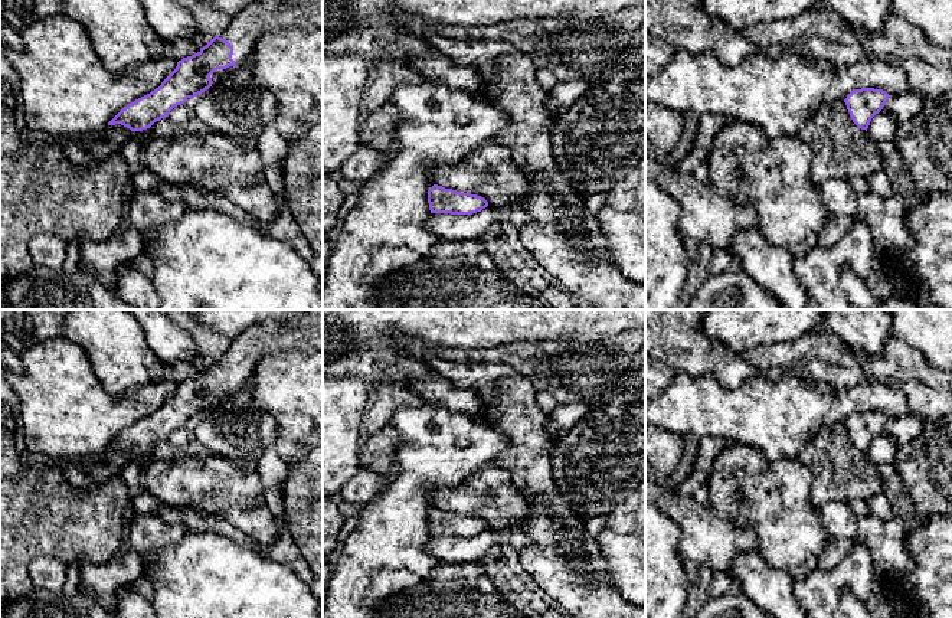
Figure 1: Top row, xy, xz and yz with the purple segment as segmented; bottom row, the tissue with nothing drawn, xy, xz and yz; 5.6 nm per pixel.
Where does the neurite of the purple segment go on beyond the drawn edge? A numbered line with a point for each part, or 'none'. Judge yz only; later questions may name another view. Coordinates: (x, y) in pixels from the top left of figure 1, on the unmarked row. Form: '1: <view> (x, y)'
none

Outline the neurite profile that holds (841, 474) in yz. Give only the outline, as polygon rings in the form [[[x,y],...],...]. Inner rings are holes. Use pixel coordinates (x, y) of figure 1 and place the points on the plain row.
[[[844,424],[821,428],[798,460],[812,471],[809,501],[818,510],[825,503],[867,501],[884,490],[877,465],[853,445]]]

